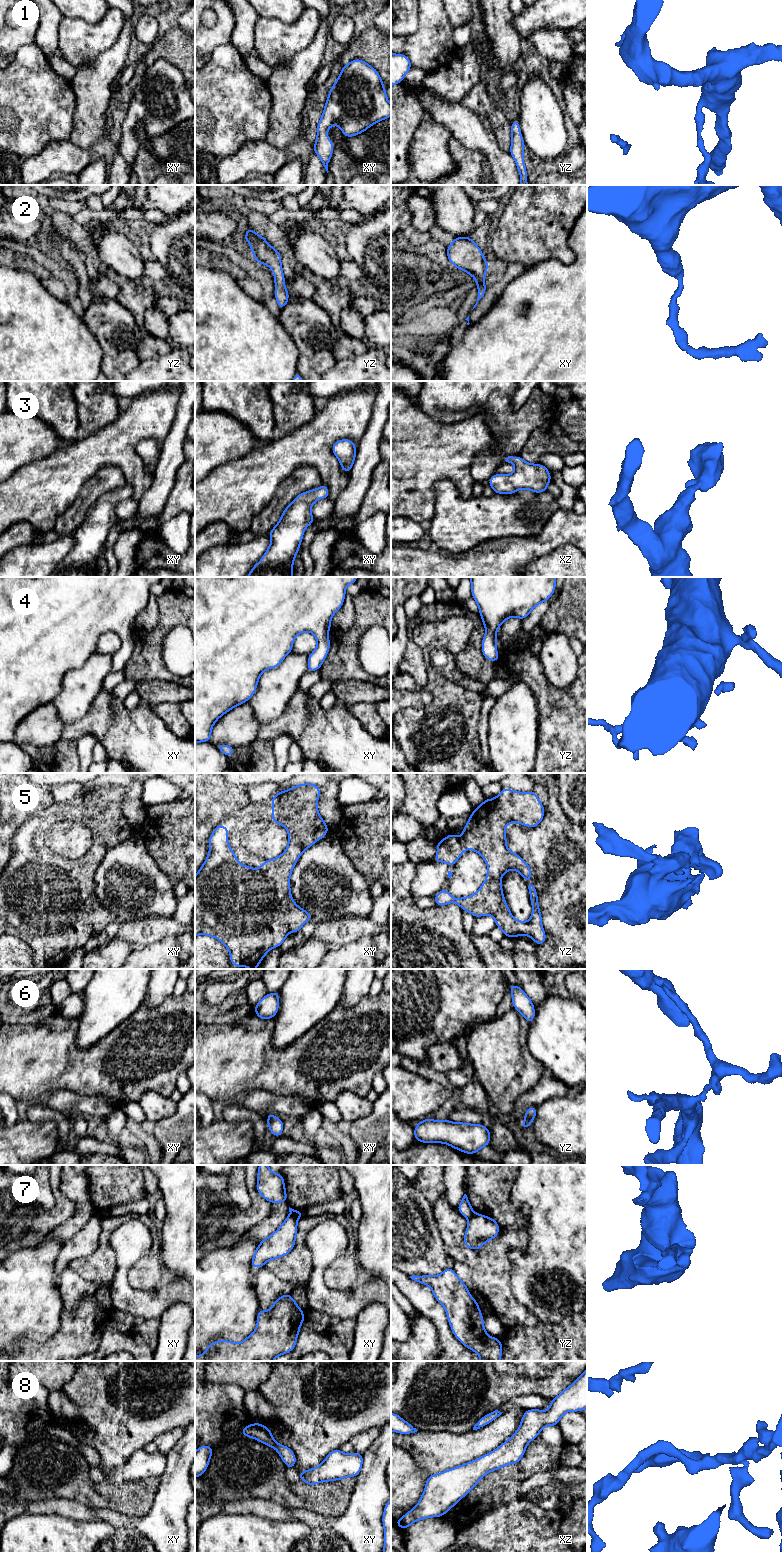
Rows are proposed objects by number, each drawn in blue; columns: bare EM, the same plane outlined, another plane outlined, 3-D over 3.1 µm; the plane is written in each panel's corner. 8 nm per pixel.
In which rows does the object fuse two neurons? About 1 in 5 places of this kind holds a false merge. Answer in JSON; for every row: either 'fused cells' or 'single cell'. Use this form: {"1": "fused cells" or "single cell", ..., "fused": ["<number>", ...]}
{"1": "single cell", "2": "single cell", "3": "single cell", "4": "single cell", "5": "single cell", "6": "single cell", "7": "fused cells", "8": "single cell", "fused": ["7"]}

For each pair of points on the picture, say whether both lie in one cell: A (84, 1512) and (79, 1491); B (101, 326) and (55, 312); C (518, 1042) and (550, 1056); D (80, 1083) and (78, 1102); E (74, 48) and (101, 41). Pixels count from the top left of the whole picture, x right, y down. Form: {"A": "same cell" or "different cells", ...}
{"A": "different cells", "B": "different cells", "C": "different cells", "D": "different cells", "E": "same cell"}

